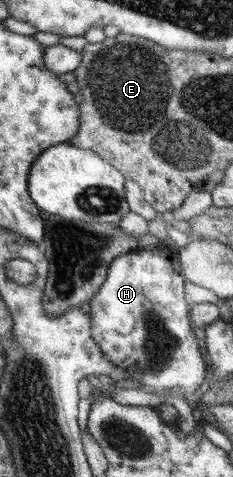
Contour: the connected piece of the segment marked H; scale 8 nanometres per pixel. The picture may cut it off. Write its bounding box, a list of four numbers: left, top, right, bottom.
[89,244,210,400]

